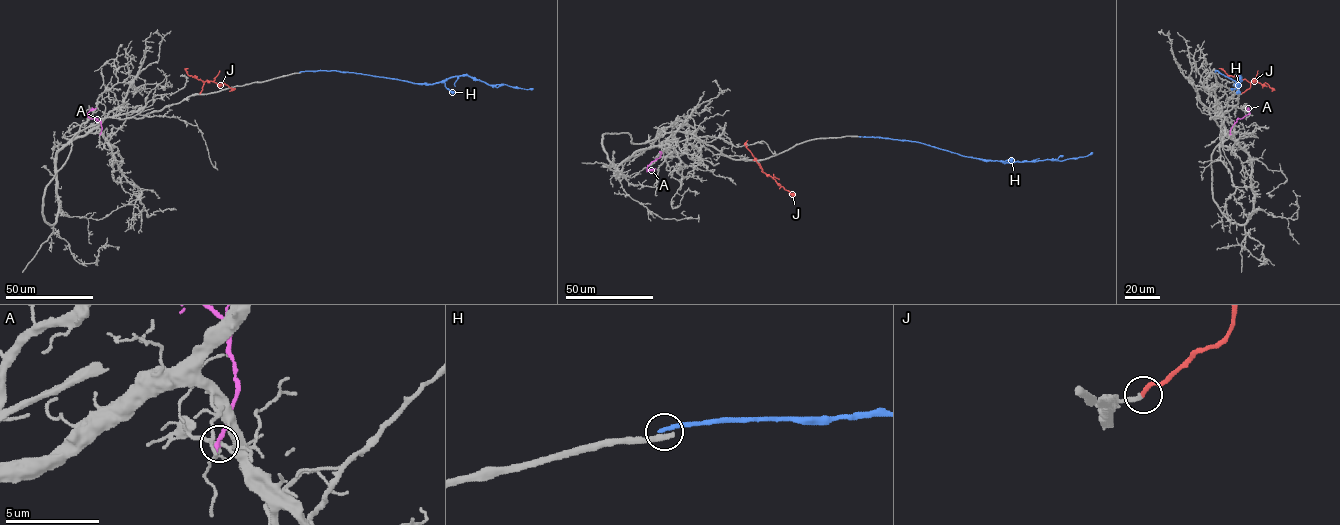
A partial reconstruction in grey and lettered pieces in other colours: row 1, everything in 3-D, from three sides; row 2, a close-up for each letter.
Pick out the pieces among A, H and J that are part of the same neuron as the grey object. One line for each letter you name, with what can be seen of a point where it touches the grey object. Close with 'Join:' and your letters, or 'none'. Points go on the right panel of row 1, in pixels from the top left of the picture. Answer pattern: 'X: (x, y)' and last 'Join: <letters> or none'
J: (1242, 93)
Join: J

